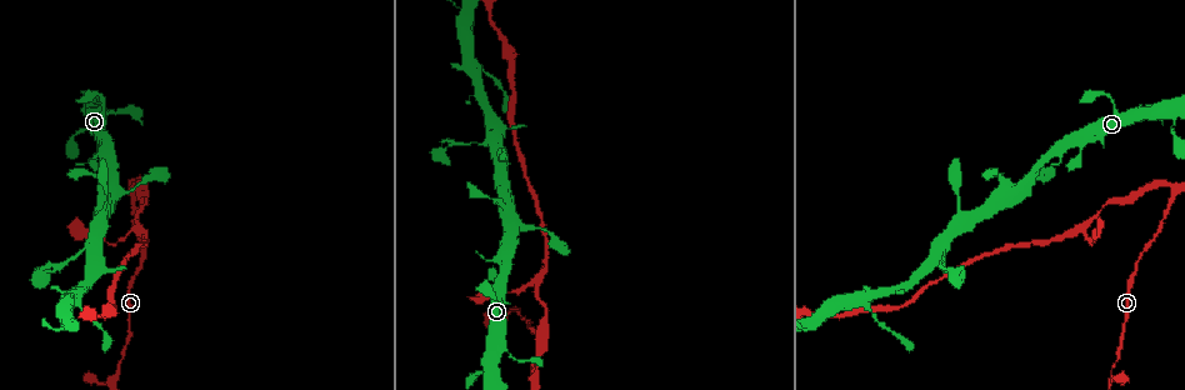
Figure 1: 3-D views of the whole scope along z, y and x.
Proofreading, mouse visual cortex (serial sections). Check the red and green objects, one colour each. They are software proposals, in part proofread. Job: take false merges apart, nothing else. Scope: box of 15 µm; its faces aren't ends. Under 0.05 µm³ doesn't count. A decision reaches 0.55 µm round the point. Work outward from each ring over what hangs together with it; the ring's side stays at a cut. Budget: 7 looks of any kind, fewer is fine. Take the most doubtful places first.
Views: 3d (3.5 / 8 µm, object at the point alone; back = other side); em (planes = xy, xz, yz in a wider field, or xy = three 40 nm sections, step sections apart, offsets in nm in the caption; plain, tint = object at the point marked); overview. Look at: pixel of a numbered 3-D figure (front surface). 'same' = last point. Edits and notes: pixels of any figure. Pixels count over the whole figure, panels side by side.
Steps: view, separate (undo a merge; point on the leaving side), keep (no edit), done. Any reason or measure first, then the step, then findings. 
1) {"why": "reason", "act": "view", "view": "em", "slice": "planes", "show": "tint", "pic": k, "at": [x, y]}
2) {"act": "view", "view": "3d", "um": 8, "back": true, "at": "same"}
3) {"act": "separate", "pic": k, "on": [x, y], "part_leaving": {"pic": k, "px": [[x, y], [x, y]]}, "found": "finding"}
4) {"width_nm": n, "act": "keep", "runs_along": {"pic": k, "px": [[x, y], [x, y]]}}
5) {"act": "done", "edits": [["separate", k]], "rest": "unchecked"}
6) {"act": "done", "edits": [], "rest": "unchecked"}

{"why": "sharp bend", "act": "view", "view": "3d", "um": 8, "pic": 1, "at": [1177, 193]}

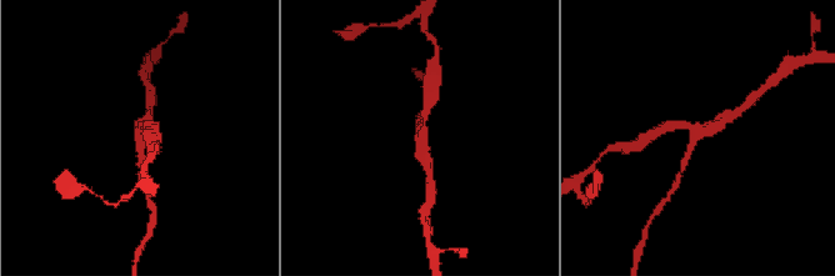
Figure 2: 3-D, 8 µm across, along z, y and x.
{"arms": 3, "arm_widths_nm": [150, 200, 300], "why": "now the EM", "act": "view", "view": "em", "slice": "planes", "show": "tint", "pic": 2, "at": [696, 138]}

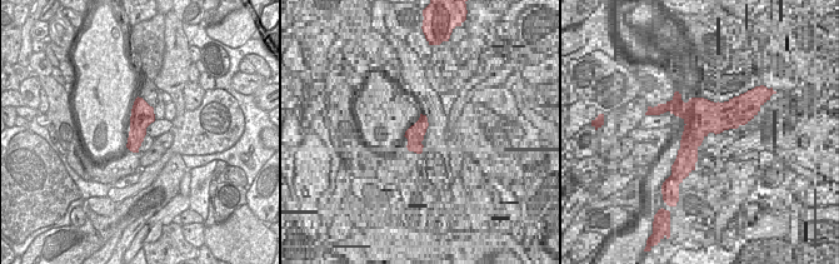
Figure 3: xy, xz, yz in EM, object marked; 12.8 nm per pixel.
{"act": "keep", "runs_along": {"pic": 2, "px": [[683, 169], [695, 135], [685, 125], [666, 126]]}, "found": "all the same cell"}

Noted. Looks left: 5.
{"why": "abrupt turn", "act": "view", "view": "3d", "um": 3.5, "back": true, "pic": 1, "at": [513, 310]}

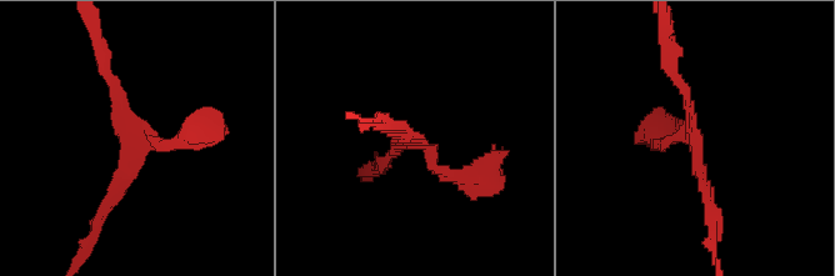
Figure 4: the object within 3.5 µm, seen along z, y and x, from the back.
{"why": "now the EM", "act": "view", "view": "em", "slice": "xy", "step": 3, "show": "tint", "pic": 4, "at": [136, 124]}

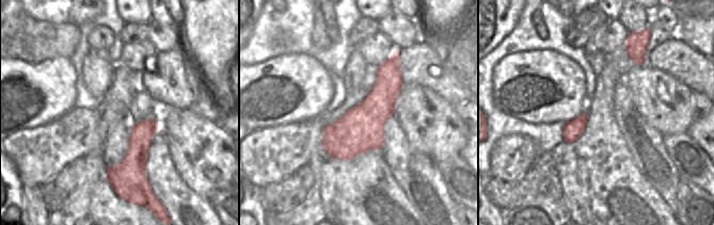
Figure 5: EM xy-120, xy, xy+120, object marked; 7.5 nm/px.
{"why": "cut it another way", "act": "view", "view": "em", "slice": "xy", "step": 5, "show": "tint", "at": "same"}

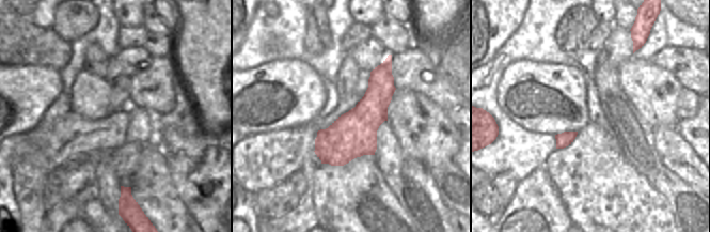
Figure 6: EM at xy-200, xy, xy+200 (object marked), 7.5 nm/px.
{"act": "keep", "runs_along": {"pic": 4, "px": [[99, 55], [138, 129], [156, 144], [191, 133]]}, "found": "one cell here"}

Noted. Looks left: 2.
{"why": "narrows sharply", "act": "view", "view": "3d", "um": 3.5, "pic": 1, "at": [105, 239]}

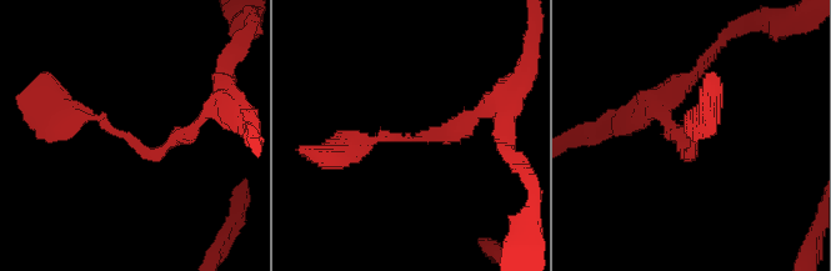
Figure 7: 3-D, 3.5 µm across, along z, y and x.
{"arm_widths_nm": [200, 200], "why": "now the EM", "act": "view", "view": "em", "slice": "xy", "step": 5, "show": "tint", "pic": 7, "at": [693, 143]}

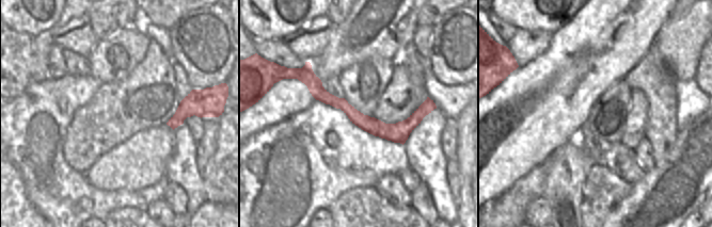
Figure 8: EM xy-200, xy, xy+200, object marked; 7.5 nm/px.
{"width_nm": 120, "act": "keep", "runs_along": {"pic": 8, "px": [[300, 77], [380, 129], [429, 107]]}, "found": "one cell here"}

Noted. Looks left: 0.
{"act": "done", "edits": [], "rest": "unchecked"}

